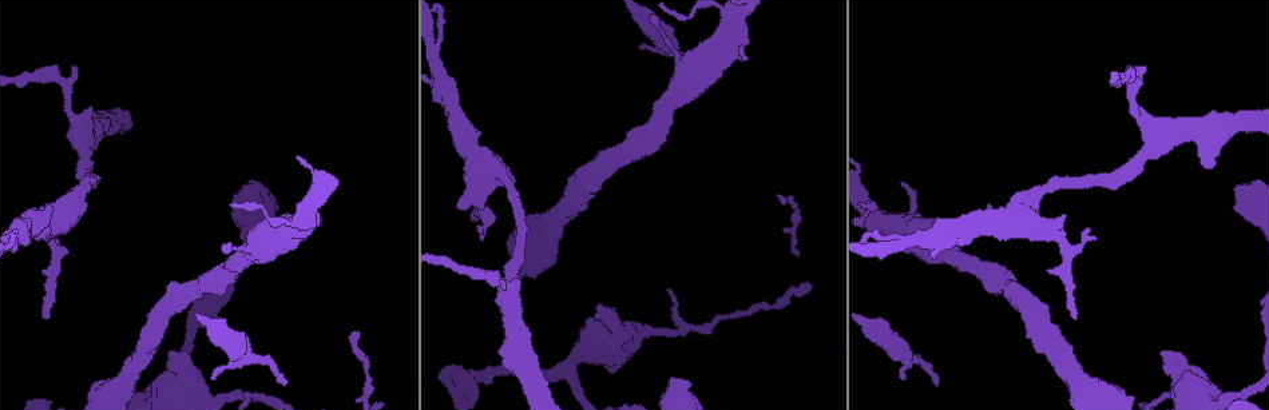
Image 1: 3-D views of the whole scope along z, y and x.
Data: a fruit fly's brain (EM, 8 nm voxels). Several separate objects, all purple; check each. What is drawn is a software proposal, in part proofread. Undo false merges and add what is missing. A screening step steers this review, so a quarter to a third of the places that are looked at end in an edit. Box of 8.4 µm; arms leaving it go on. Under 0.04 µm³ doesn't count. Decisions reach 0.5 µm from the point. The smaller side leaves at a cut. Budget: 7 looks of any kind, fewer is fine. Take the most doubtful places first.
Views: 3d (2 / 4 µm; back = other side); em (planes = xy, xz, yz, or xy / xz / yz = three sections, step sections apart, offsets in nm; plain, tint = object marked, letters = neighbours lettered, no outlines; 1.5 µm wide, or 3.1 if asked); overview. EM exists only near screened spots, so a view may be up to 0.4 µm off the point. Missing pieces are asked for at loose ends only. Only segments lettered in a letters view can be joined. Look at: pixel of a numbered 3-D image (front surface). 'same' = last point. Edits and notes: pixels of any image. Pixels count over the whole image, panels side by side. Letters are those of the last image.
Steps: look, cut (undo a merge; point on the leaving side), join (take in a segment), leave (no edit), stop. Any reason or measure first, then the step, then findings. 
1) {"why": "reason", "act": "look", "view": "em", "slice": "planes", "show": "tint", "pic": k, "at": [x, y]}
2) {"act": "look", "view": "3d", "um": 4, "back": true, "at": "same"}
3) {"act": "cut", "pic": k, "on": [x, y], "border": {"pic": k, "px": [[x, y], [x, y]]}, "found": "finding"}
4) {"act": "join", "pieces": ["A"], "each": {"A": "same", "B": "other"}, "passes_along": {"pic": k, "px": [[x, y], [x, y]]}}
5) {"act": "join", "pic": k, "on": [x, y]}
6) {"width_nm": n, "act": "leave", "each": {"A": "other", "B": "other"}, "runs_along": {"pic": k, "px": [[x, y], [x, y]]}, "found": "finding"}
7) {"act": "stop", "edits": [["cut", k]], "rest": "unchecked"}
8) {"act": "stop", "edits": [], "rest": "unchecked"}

{"why": "branch stops here", "act": "look", "view": "3d", "um": 4, "pic": 1, "at": [284, 383]}

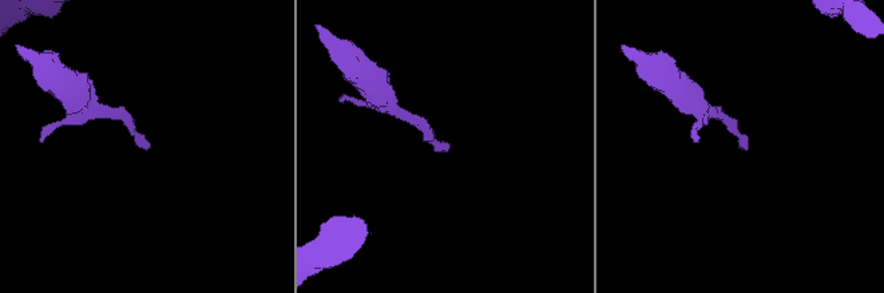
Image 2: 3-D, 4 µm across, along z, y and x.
{"why": "shape alone is not enough", "act": "look", "view": "em", "slice": "planes", "show": "letters", "pic": 2, "at": [443, 150]}

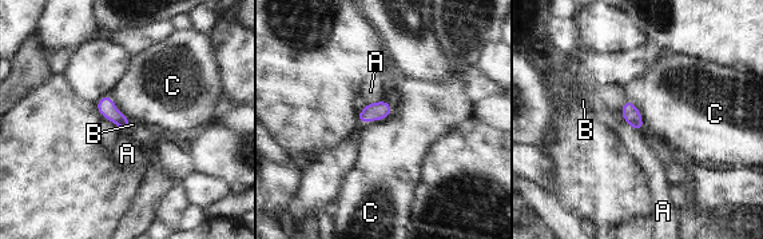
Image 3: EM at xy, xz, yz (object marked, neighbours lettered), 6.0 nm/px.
{"act": "join", "pieces": ["B"], "each": {"A": "other", "B": "same", "C": "other"}, "found": "the neuron continues"}

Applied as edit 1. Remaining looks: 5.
{"act": "look", "view": "overview"}

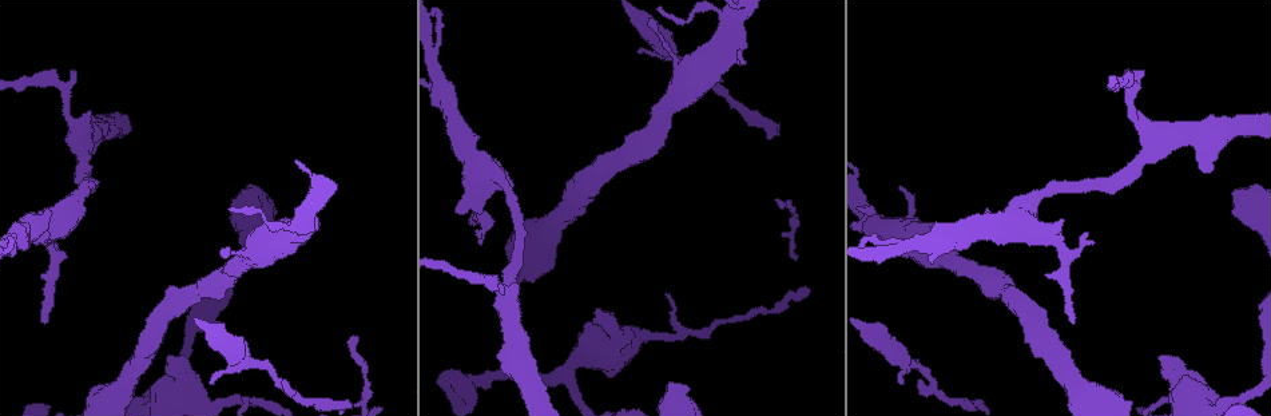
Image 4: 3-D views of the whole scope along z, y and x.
{"why": "an open end", "act": "look", "view": "3d", "um": 2, "pic": 4, "at": [169, 355]}

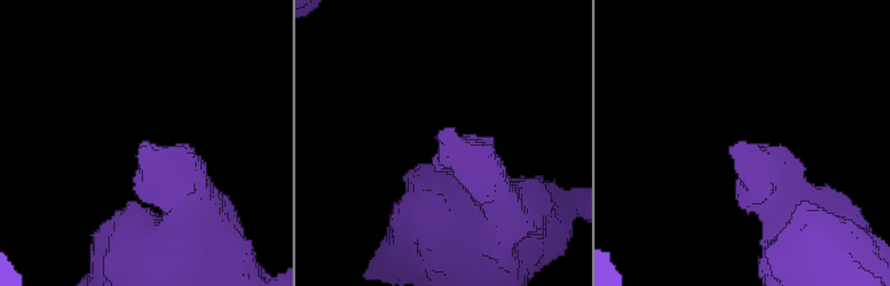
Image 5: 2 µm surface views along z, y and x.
{"act": "look", "view": "em", "slice": "planes", "show": "letters", "pic": 5, "at": [140, 145]}

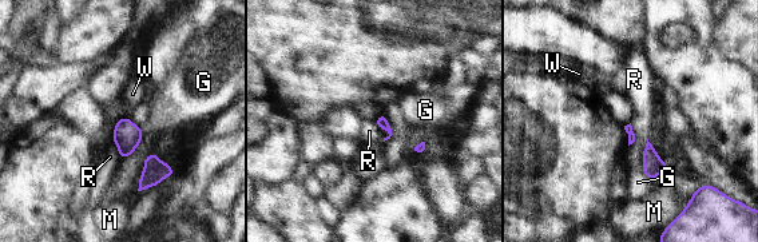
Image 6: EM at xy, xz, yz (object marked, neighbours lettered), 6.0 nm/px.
{"act": "leave", "each": {"G": "other", "M": "other", "R": "other", "W": "other"}, "found": "none of them fits"}

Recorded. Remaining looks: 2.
{"act": "look", "view": "em", "slice": "planes", "show": "letters", "pic": 4, "at": [900, 189]}

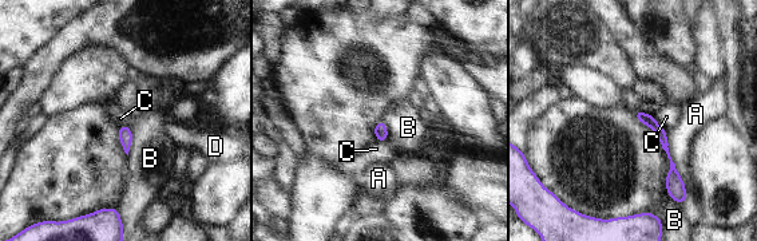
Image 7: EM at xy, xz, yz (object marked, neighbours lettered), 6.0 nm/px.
{"width_nm": 70, "act": "leave", "each": {"A": "other", "B": "other", "C": "other", "D": "other"}, "found": "none of them fits"}

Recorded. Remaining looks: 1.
{"act": "stop", "edits": [["join", 3]], "rest": "unchecked"}

